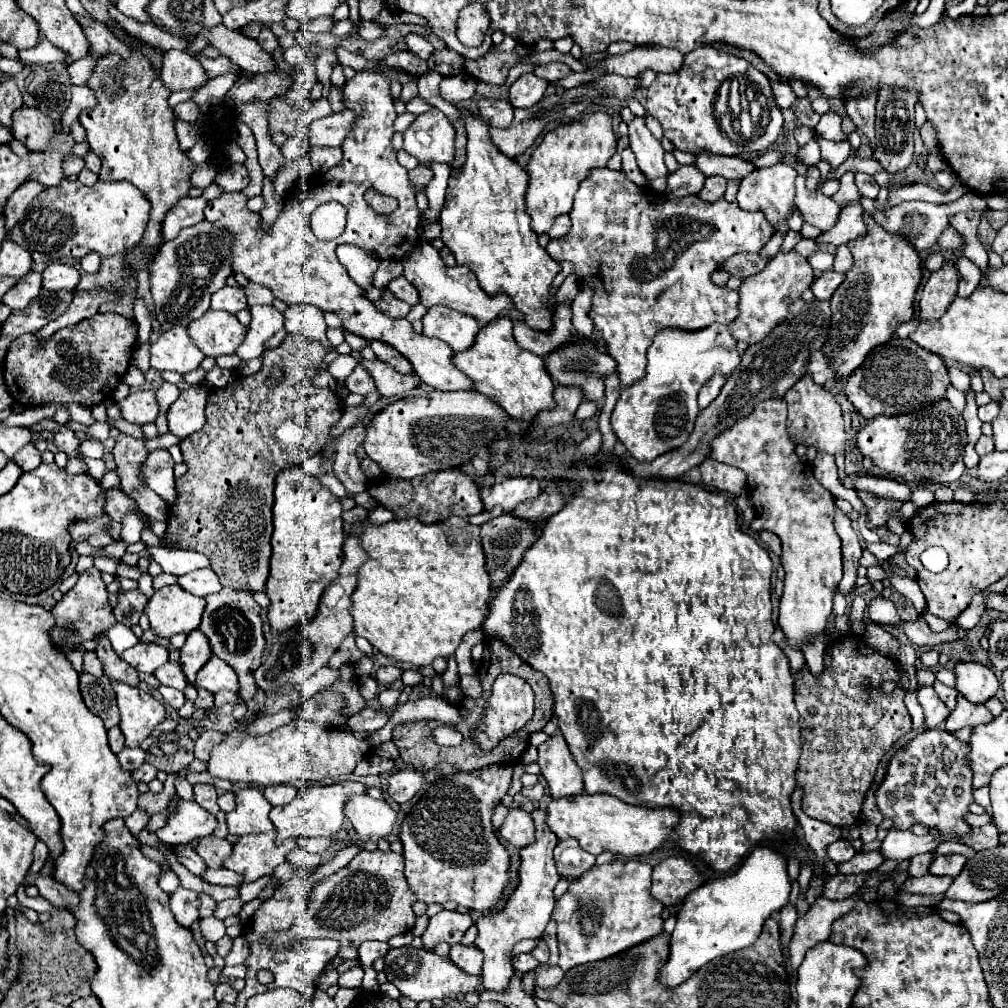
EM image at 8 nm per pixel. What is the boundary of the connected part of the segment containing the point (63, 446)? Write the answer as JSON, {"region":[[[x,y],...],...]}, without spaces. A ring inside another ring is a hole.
{"region":[[[62,428],[62,430],[54,436],[54,442],[56,442],[58,450],[66,452],[68,456],[84,458],[84,456],[80,454],[80,440],[76,438],[76,434],[74,434],[70,428]]]}

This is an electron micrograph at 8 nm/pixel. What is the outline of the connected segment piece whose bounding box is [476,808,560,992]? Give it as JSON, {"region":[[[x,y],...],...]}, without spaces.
{"region":[[[536,808],[530,812],[536,824],[536,842],[522,848],[520,858],[520,884],[514,890],[512,898],[504,906],[504,910],[494,914],[484,914],[476,926],[478,926],[478,938],[476,946],[484,952],[484,966],[482,966],[482,984],[484,990],[490,992],[504,992],[508,990],[508,982],[514,978],[516,970],[512,966],[512,948],[522,938],[536,938],[542,936],[552,910],[554,910],[554,886],[560,880],[560,874],[556,872],[552,850],[558,844],[556,834],[552,834],[550,826],[546,824],[546,812]]]}

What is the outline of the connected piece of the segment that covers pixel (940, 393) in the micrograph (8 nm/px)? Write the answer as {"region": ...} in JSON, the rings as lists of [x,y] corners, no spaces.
{"region":[[[894,336],[890,342],[876,346],[864,360],[864,364],[844,382],[846,398],[864,418],[908,414],[912,410],[930,406],[940,398],[946,398],[950,376],[944,360],[912,342]]]}

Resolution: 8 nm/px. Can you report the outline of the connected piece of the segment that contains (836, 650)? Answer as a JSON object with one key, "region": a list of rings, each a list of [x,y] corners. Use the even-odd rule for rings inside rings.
{"region":[[[844,636],[830,648],[830,658],[826,658],[826,670],[820,678],[814,678],[808,668],[800,674],[794,674],[796,680],[796,708],[800,712],[800,728],[802,728],[802,756],[796,772],[796,780],[804,786],[802,810],[816,820],[828,822],[832,826],[852,826],[860,820],[860,810],[864,802],[864,794],[874,780],[874,772],[882,756],[890,750],[890,746],[904,734],[912,730],[910,714],[904,706],[904,690],[896,686],[894,692],[886,694],[880,686],[886,680],[898,684],[898,664],[888,656],[878,654],[858,636]],[[864,686],[870,686],[874,692],[866,696]],[[824,732],[834,732],[832,736],[822,736]]]}

